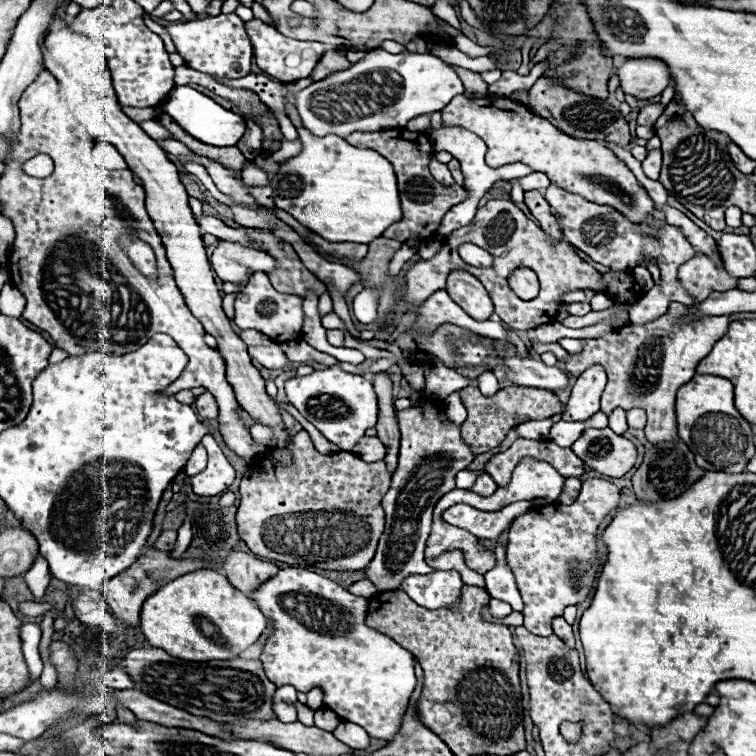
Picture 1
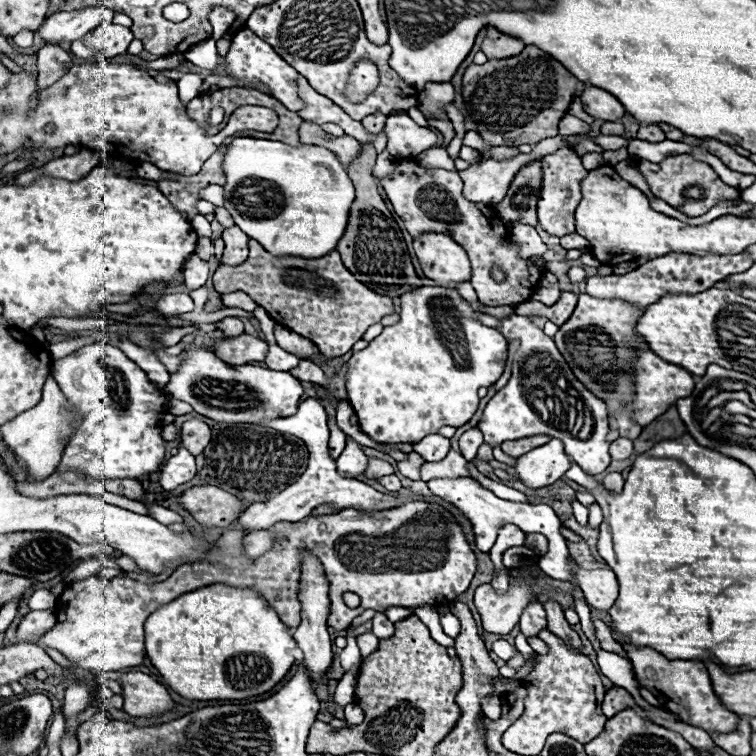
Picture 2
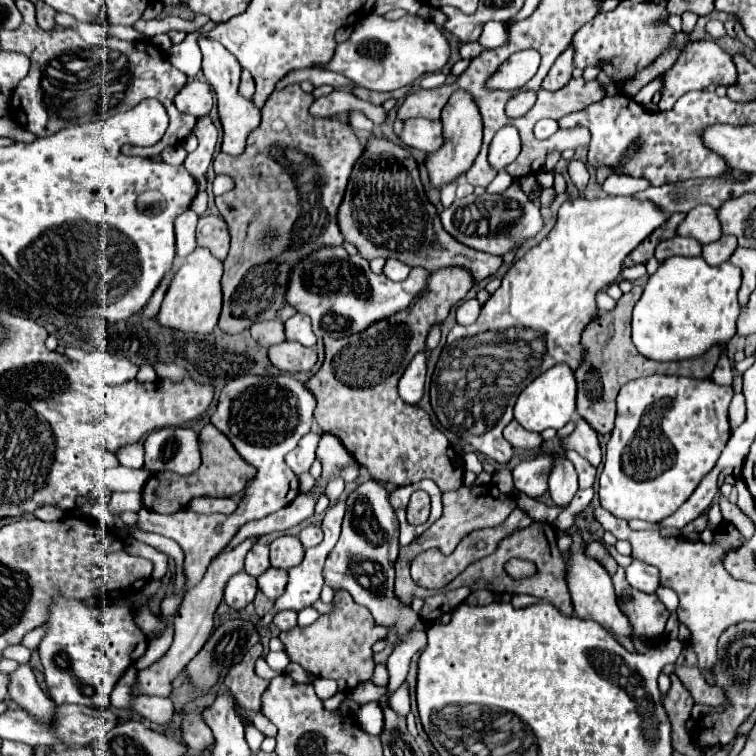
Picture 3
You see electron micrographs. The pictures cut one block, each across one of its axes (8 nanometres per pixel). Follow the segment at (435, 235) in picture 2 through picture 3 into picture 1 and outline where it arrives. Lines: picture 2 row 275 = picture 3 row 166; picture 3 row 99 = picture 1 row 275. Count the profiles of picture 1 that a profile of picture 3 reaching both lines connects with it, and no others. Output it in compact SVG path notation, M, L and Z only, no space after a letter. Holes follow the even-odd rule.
M454 270L452 276L448 276L446 292L474 320L488 320L494 314L494 304L492 304L488 292L480 284L480 280L476 280L476 276L472 276L468 272Z

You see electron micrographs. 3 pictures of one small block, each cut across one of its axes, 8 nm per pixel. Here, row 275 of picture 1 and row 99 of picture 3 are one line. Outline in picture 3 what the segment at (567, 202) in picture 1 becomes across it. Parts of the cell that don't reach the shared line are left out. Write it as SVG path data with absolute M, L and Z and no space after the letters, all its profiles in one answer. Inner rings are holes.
M696 40L696 42L688 42L684 46L684 50L680 52L678 60L672 64L672 68L668 68L664 74L660 74L658 78L662 80L662 88L660 88L660 102L658 108L664 110L672 110L672 106L676 104L676 98L680 98L680 94L690 92L690 90L704 90L710 84L734 84L737 78L736 66L729 54L718 48L716 44L708 44L710 40Z

